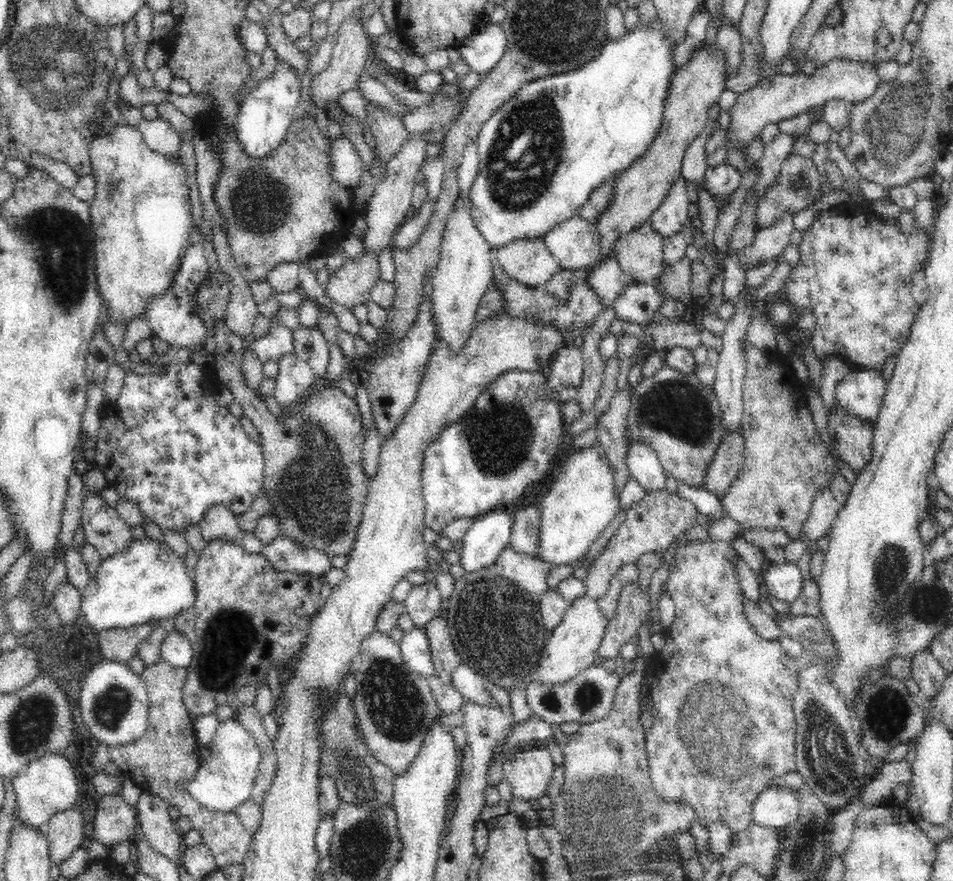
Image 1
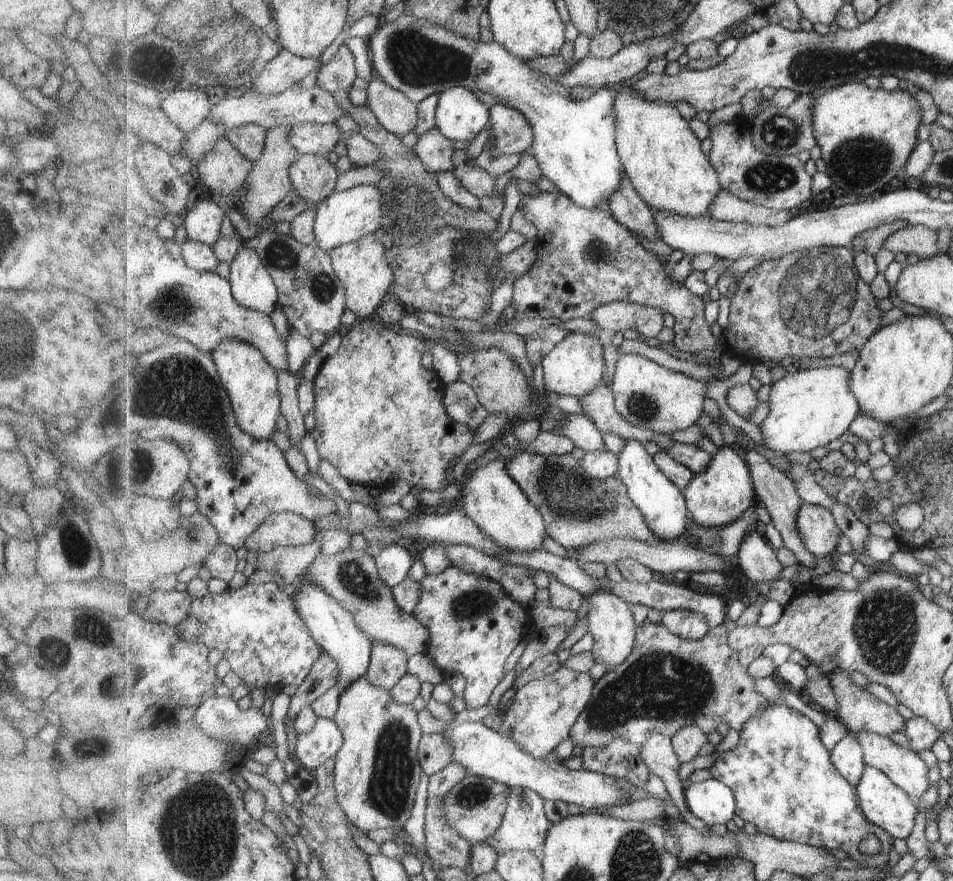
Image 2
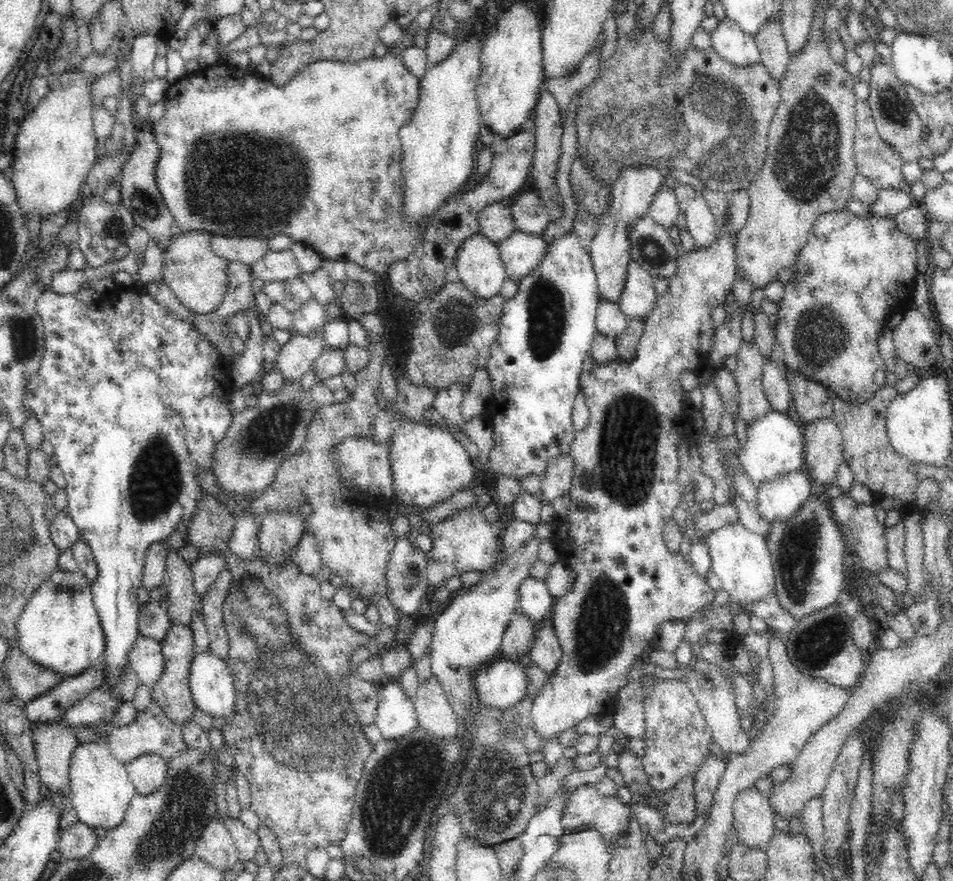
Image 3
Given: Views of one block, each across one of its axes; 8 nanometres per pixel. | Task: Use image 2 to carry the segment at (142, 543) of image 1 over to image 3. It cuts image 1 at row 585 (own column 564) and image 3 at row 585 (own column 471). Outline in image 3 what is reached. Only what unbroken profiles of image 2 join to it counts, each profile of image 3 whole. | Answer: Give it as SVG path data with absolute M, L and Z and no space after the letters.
M79 568L73 572L58 569L42 582L18 616L14 637L24 656L62 679L81 675L101 663L104 633L93 604L90 583L83 572Z

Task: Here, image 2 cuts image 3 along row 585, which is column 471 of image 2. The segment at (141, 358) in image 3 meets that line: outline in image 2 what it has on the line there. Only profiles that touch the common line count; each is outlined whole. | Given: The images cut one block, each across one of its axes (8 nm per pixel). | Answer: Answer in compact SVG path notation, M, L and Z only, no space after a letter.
M455 87L440 94L435 110L435 126L447 137L471 142L483 130L489 130L490 106L477 93Z

